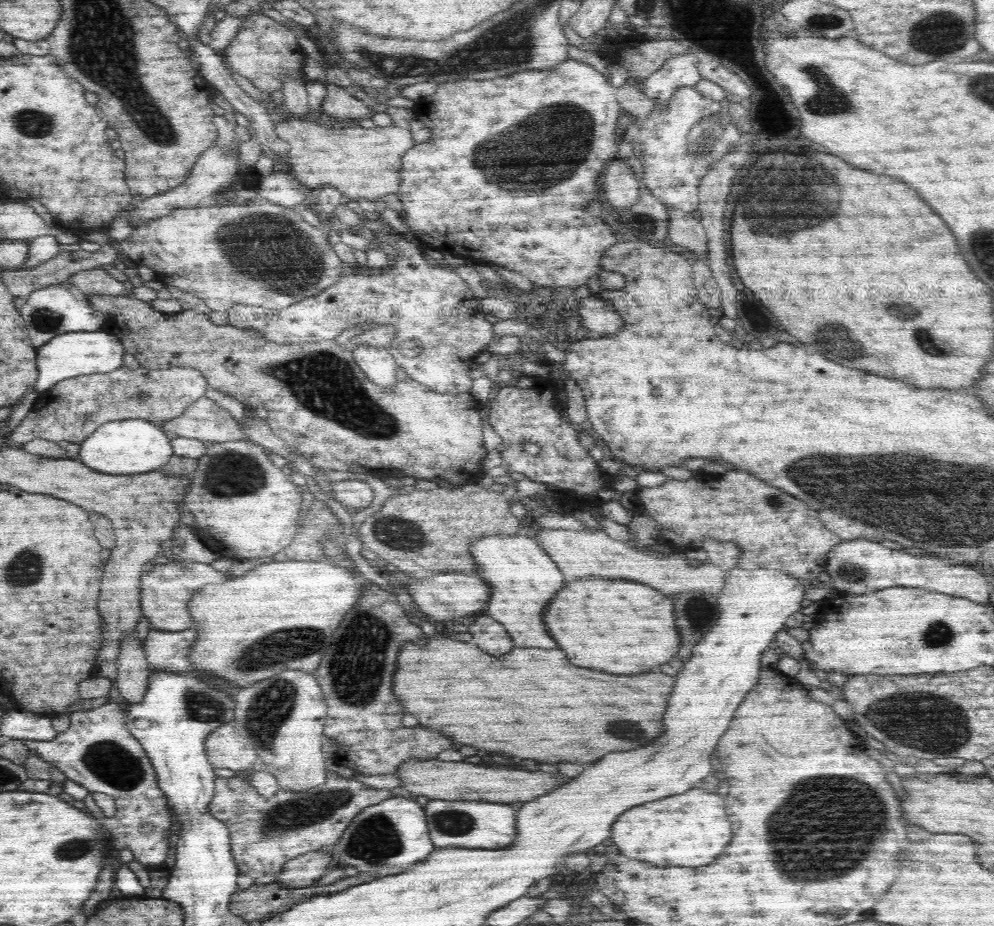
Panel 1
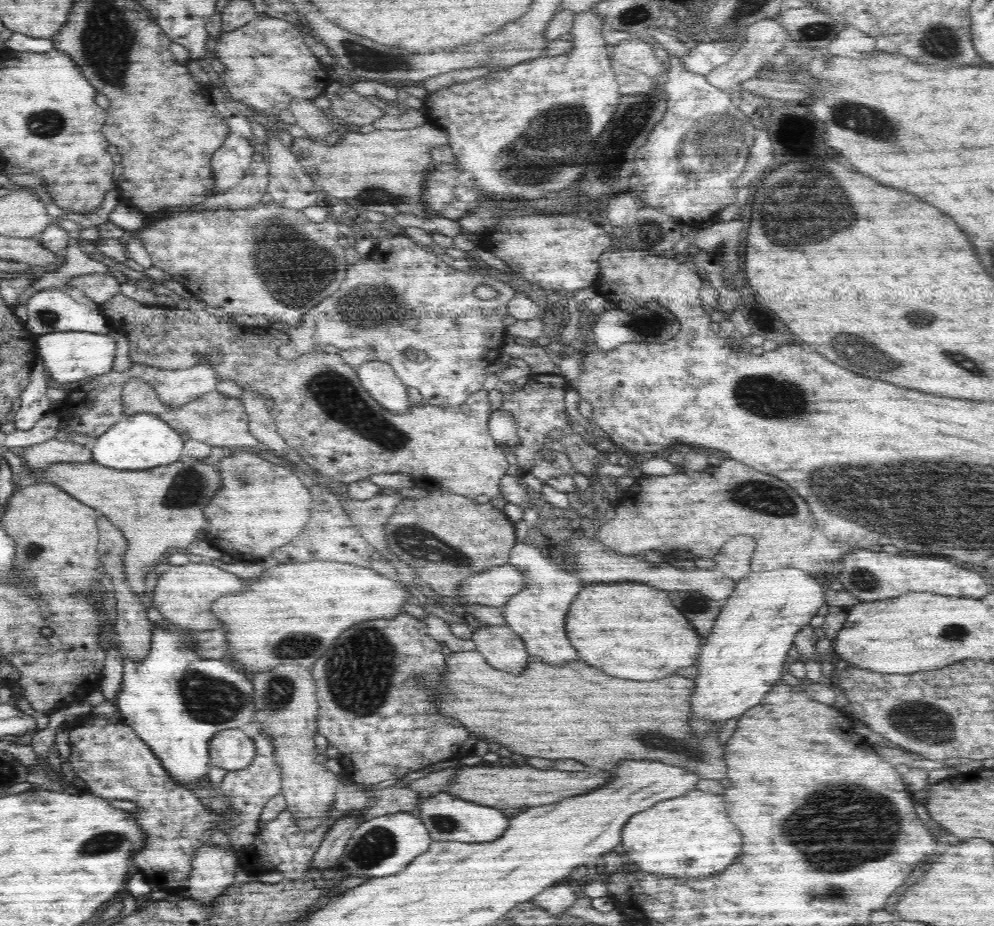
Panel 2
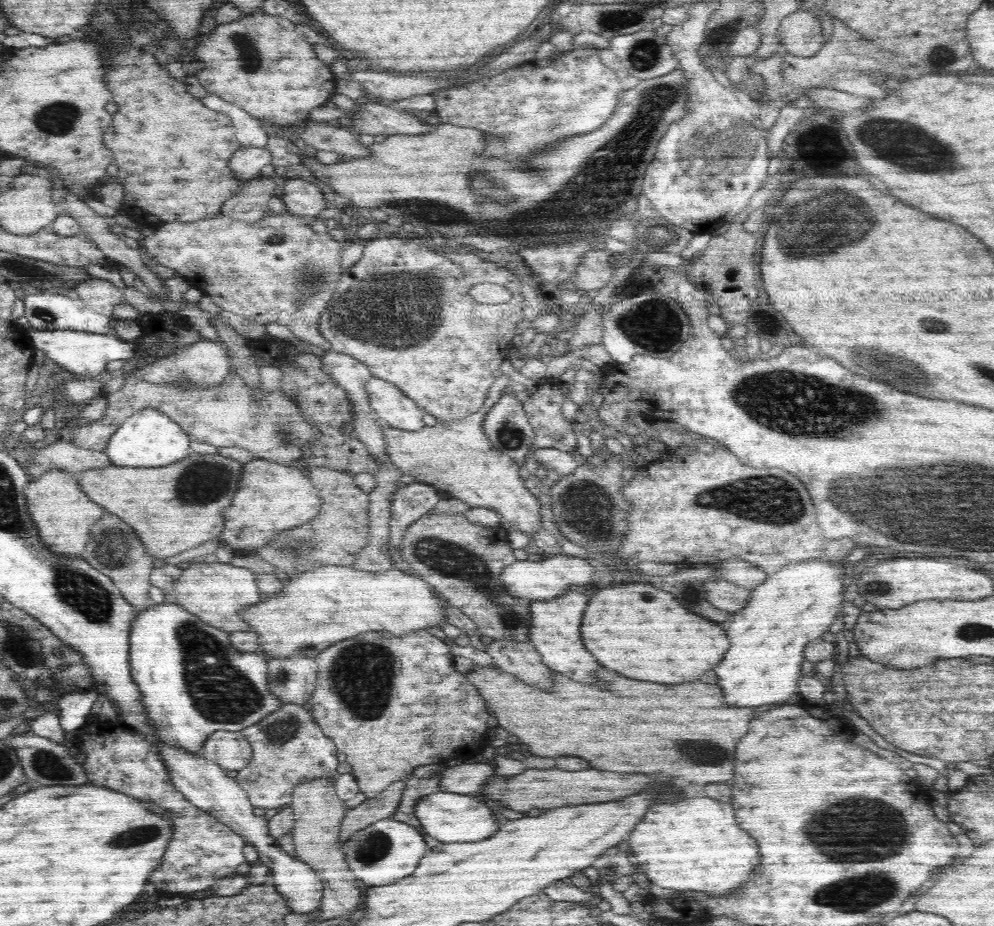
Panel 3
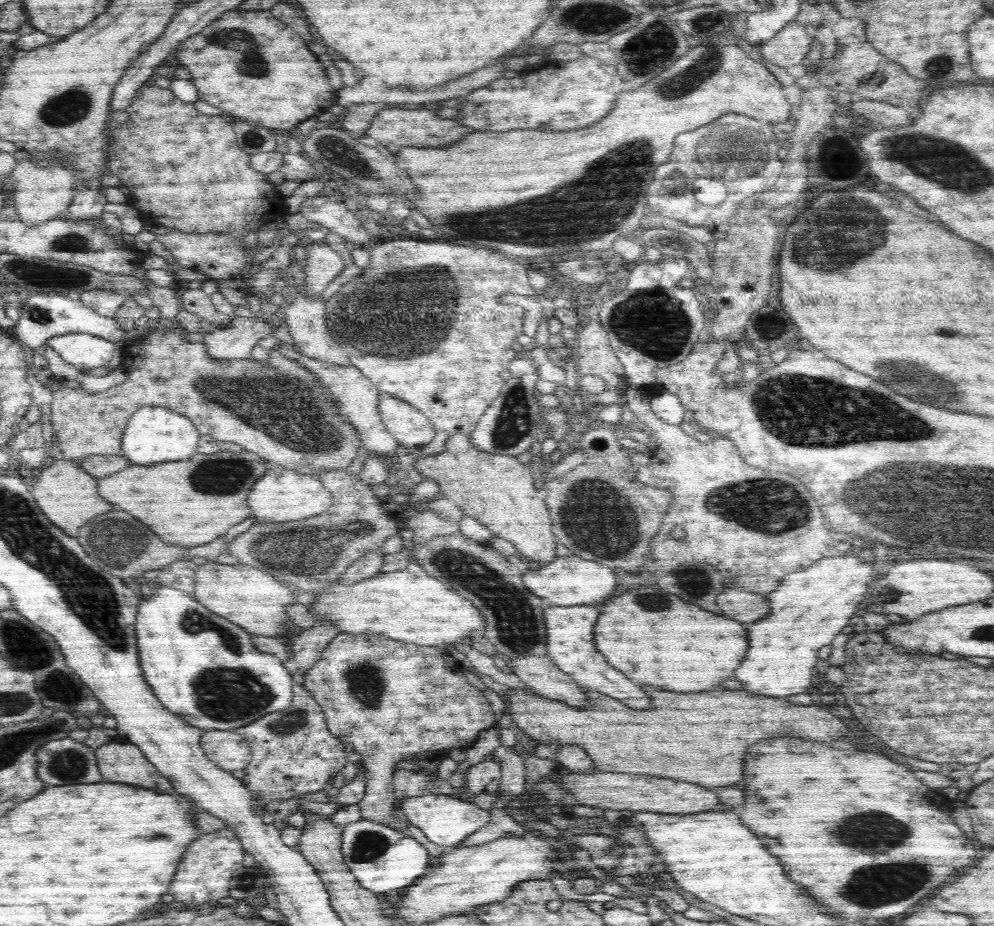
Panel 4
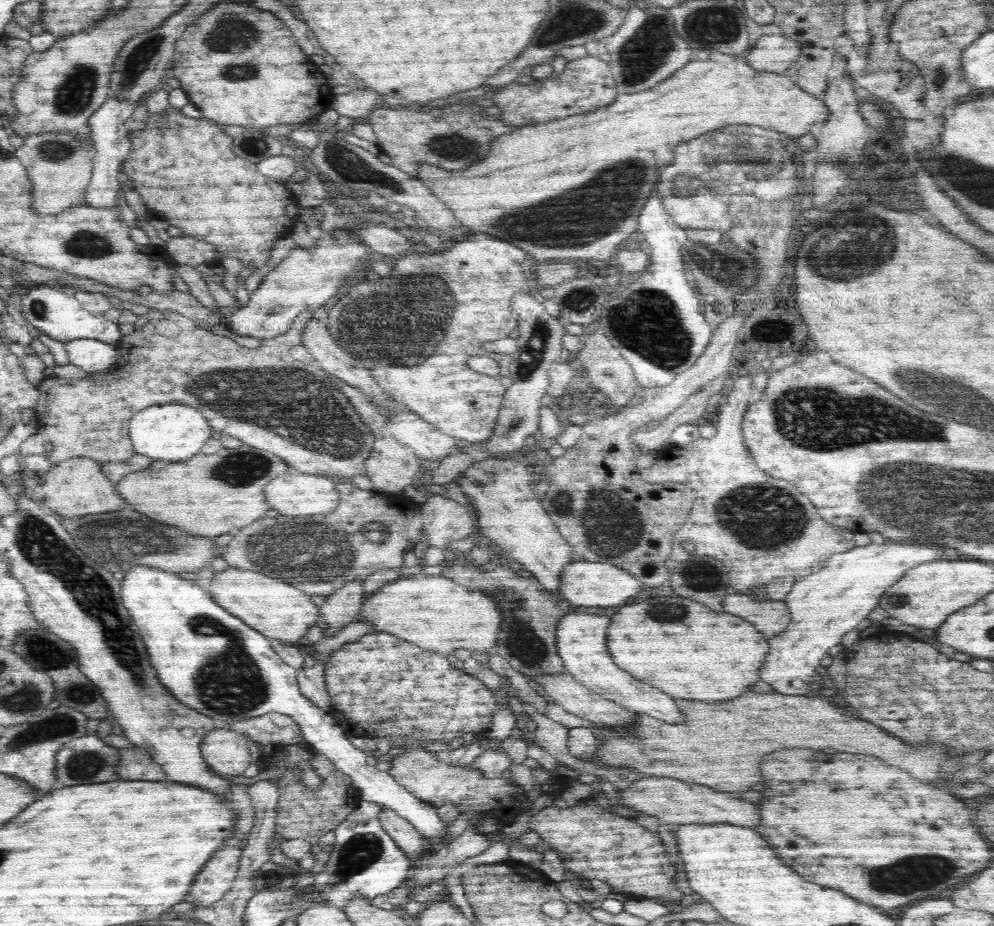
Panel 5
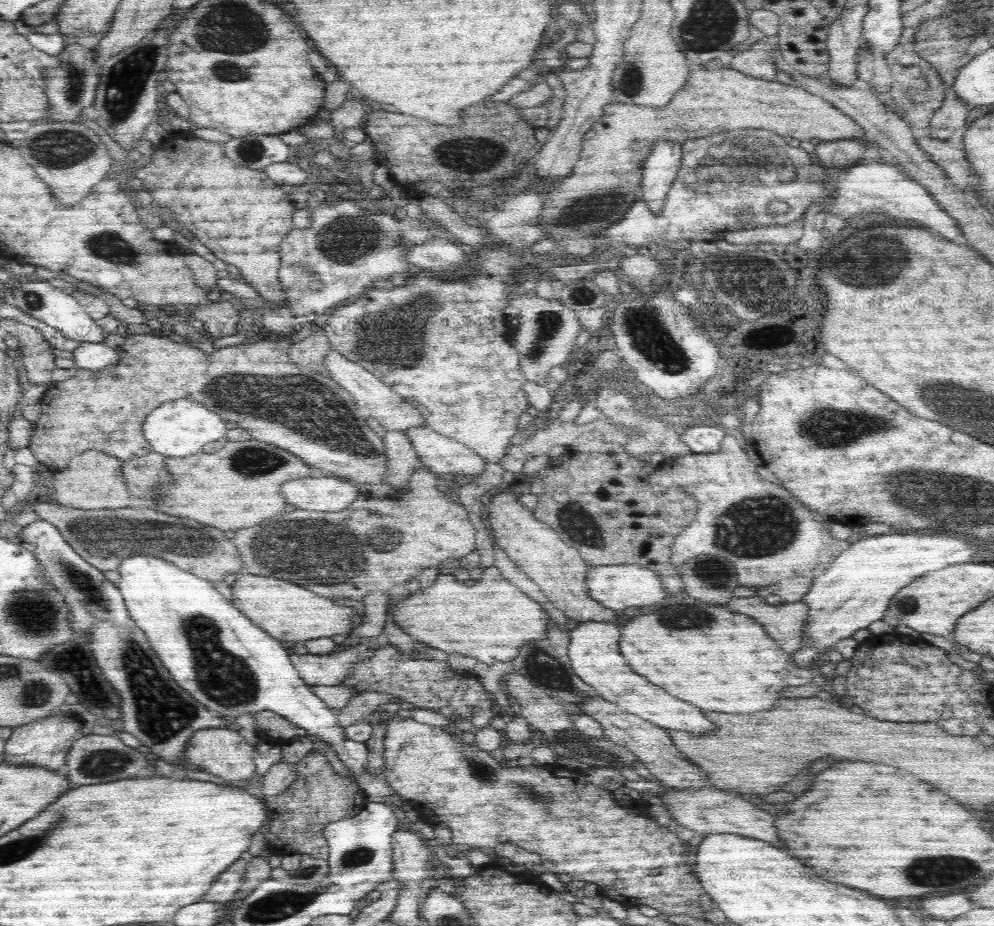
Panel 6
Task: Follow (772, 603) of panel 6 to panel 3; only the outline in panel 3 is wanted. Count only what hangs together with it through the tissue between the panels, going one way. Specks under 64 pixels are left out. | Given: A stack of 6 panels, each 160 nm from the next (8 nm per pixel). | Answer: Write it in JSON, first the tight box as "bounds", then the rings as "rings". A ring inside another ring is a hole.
{"bounds":[704,578,752,614],"rings":[[[723,578],[706,580],[704,590],[707,598],[716,608],[726,610],[731,614],[742,610],[748,604],[748,598],[752,594],[751,590],[746,590],[746,588],[728,582]]]}

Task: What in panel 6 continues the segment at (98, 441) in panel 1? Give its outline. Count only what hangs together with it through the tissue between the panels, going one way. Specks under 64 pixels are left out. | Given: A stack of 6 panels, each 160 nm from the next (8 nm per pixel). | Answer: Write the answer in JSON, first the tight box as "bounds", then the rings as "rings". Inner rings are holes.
{"bounds":[143,397,230,457],"rings":[[[190,397],[168,401],[158,407],[144,418],[143,434],[154,451],[167,457],[183,457],[202,452],[209,443],[224,440],[230,429],[230,426],[226,426],[228,422]]]}

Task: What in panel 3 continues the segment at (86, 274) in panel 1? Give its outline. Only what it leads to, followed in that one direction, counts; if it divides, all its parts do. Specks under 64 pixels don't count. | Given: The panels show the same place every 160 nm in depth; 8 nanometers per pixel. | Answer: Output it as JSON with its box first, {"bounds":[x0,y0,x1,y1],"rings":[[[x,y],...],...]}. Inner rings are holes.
{"bounds":[76,278,126,318],"rings":[[[92,278],[84,284],[78,284],[76,291],[90,312],[95,311],[111,318],[113,318],[114,308],[126,302],[124,292],[108,280]]]}

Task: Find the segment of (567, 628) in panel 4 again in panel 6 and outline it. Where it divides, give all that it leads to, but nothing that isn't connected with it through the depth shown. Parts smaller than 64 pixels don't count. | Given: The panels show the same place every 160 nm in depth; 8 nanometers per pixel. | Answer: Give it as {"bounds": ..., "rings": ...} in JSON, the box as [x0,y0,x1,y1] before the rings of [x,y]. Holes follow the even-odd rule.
{"bounds":[568,620,716,734],"rings":[[[586,620],[569,630],[570,644],[568,644],[568,657],[574,672],[586,684],[594,687],[604,700],[616,703],[626,712],[630,712],[670,730],[684,730],[690,734],[708,734],[716,730],[700,708],[688,704],[684,700],[666,694],[660,686],[648,682],[644,676],[638,674],[626,663],[626,658],[620,653],[620,627],[609,622],[594,622]]]}

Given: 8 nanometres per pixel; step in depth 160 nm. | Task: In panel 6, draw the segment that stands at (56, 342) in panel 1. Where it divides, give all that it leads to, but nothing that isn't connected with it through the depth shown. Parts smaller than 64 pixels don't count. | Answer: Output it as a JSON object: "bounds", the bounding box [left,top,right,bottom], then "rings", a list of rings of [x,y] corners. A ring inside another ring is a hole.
{"bounds":[73,343,119,371],"rings":[[[83,343],[73,352],[73,360],[79,369],[102,371],[105,368],[116,366],[119,361],[119,352],[103,343]]]}

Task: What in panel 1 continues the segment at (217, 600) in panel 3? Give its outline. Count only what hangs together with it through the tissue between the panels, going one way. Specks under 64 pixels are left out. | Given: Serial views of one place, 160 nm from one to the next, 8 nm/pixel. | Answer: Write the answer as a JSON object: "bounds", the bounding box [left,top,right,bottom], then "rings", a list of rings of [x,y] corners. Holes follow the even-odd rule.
{"bounds":[140,558,226,632],"rings":[[[185,558],[157,565],[151,571],[143,572],[140,580],[142,614],[149,620],[149,626],[152,629],[170,632],[194,629],[196,621],[192,619],[192,615],[188,611],[188,602],[190,602],[192,594],[202,590],[206,584],[216,584],[216,582],[224,582],[224,580],[226,580],[226,576],[214,569],[211,564],[188,561]]]}

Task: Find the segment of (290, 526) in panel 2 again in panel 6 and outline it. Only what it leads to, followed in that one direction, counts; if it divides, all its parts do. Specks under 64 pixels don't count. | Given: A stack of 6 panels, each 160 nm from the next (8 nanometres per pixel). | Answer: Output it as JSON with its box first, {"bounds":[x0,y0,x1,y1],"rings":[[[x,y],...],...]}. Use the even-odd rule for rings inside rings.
{"bounds":[280,475,358,515],"rings":[[[332,475],[306,477],[288,481],[280,488],[288,504],[304,510],[316,510],[325,515],[348,508],[358,498],[358,488],[352,481]]]}

